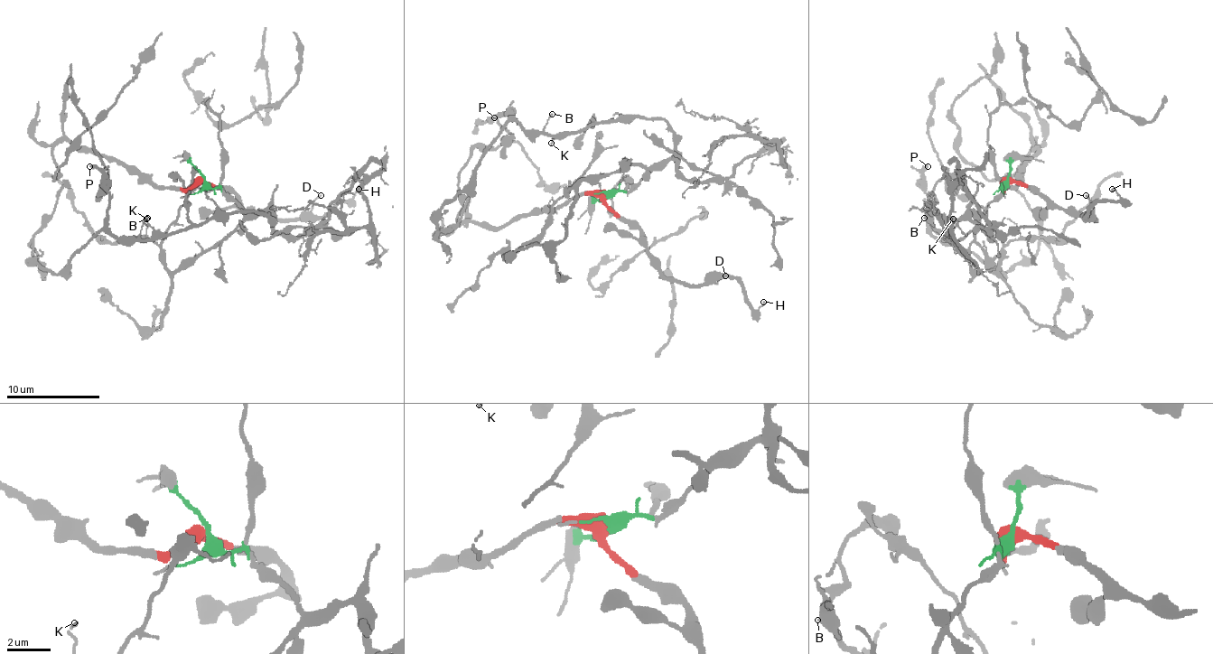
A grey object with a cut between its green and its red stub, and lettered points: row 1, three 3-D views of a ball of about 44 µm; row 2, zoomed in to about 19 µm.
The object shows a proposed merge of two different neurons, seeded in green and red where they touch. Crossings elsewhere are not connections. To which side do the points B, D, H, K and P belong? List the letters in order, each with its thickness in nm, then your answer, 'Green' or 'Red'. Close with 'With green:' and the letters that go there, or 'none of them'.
B: Thickness 110 nm. Green
D: Thickness 100 nm. Red
H: Thickness 140 nm. Red
K: Thickness 110 nm. Green
P: Thickness 280 nm. Green
With green: B, K, P

